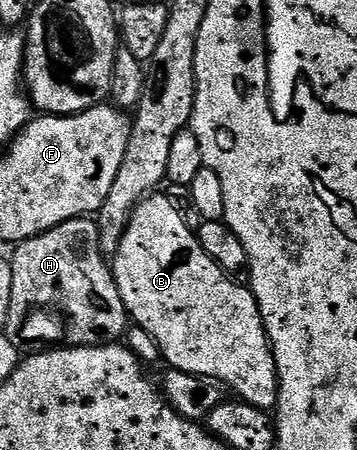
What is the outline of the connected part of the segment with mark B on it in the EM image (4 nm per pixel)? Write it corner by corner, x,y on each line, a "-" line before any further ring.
153,192
136,206
111,266
129,318
156,340
163,360
168,360
171,368
193,377
207,377
224,387
229,385
243,404
265,411
275,410
278,396
276,360
256,297
247,284
236,285
240,283
223,273
218,263
202,251
199,236
182,223
177,209
163,192

